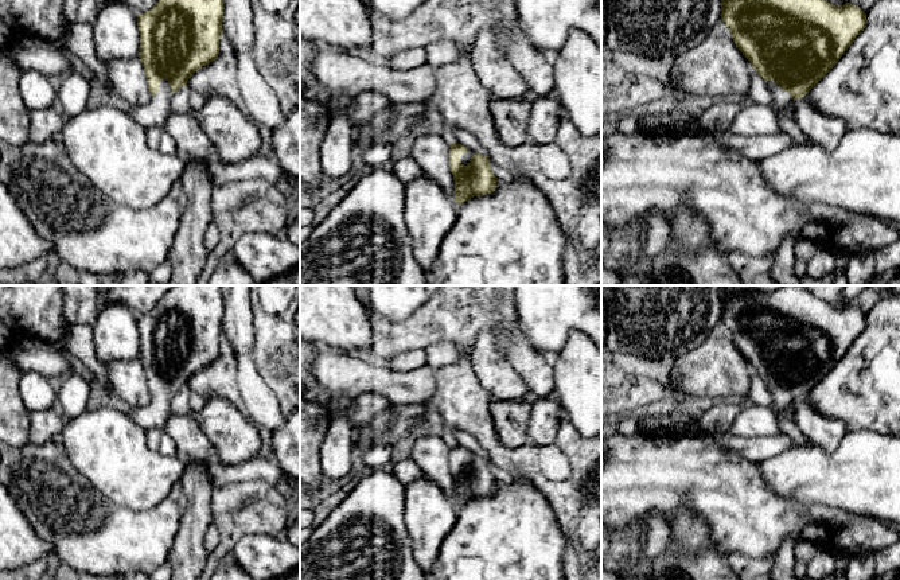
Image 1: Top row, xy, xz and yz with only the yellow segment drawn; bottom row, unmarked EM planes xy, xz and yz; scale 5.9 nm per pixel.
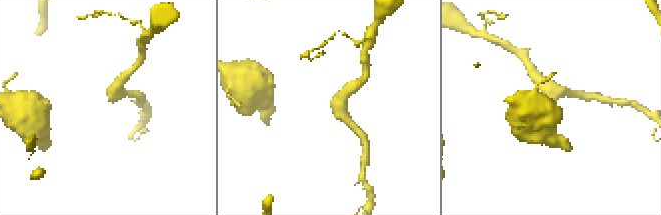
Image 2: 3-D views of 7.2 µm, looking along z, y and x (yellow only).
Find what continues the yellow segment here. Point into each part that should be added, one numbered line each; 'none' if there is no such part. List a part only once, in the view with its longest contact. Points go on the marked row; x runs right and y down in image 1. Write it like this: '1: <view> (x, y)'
1: xy (155, 113)

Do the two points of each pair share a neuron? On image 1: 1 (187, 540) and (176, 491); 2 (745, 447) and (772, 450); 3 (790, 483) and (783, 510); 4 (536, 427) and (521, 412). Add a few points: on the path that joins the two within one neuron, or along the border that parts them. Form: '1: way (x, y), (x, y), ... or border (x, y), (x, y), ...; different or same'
1: border (182, 483), (187, 508), (172, 544); different
2: way (752, 448), (766, 448); same
3: border (762, 478), (780, 495), (803, 503), (817, 505); different
4: border (533, 405), (529, 413), (526, 435); different

